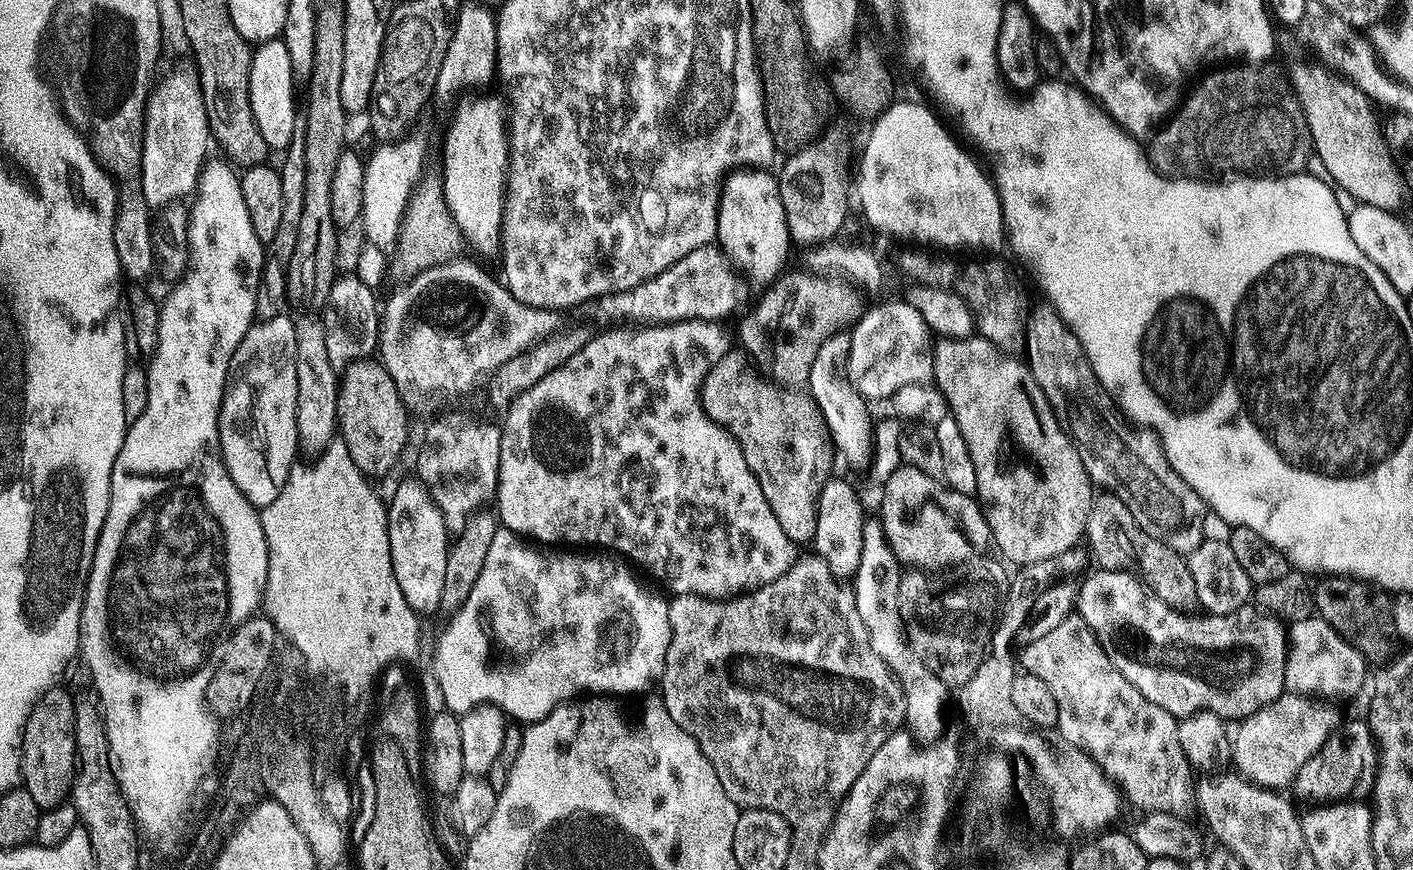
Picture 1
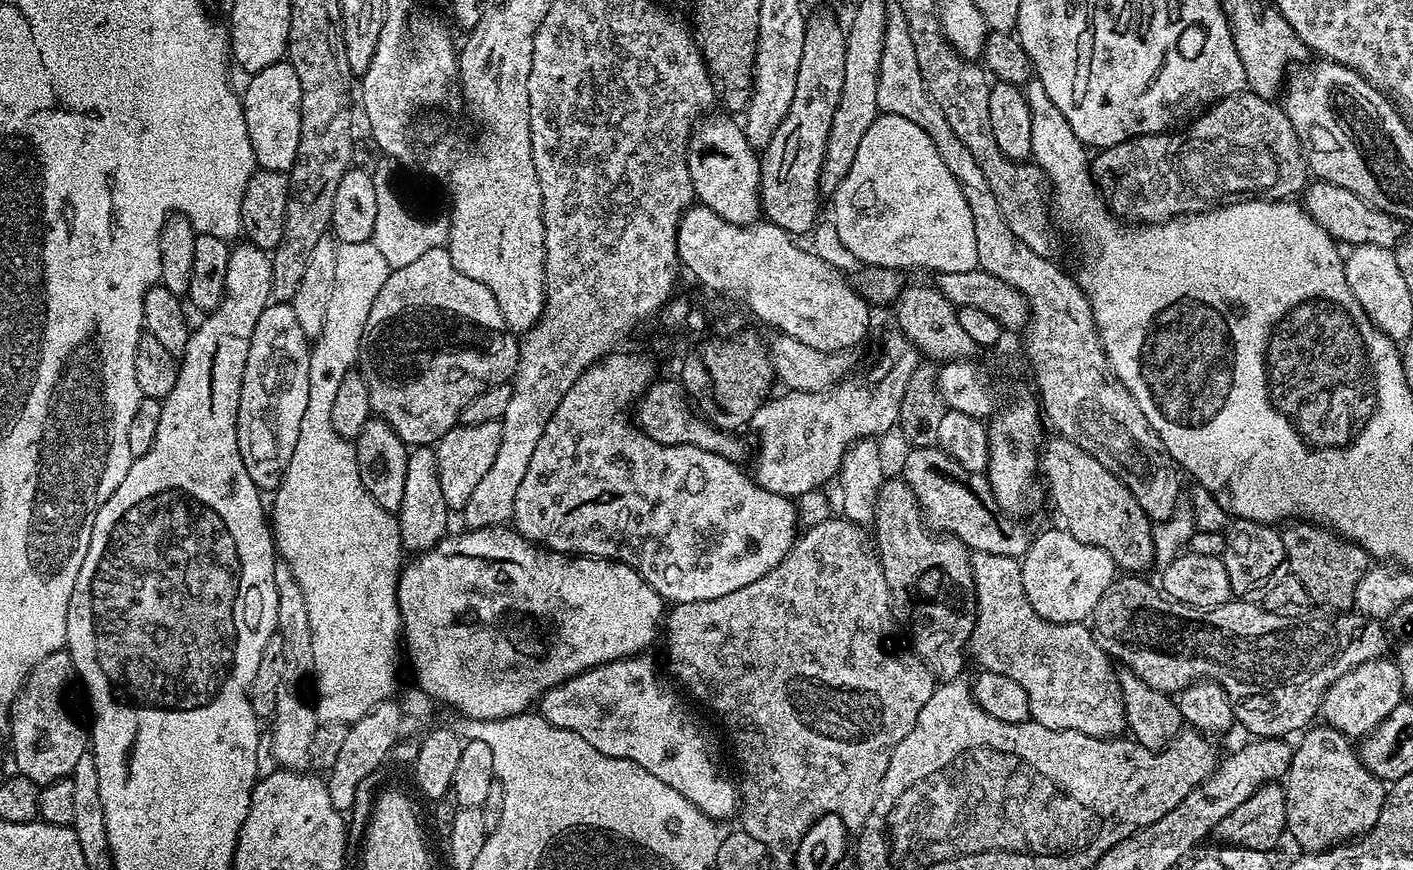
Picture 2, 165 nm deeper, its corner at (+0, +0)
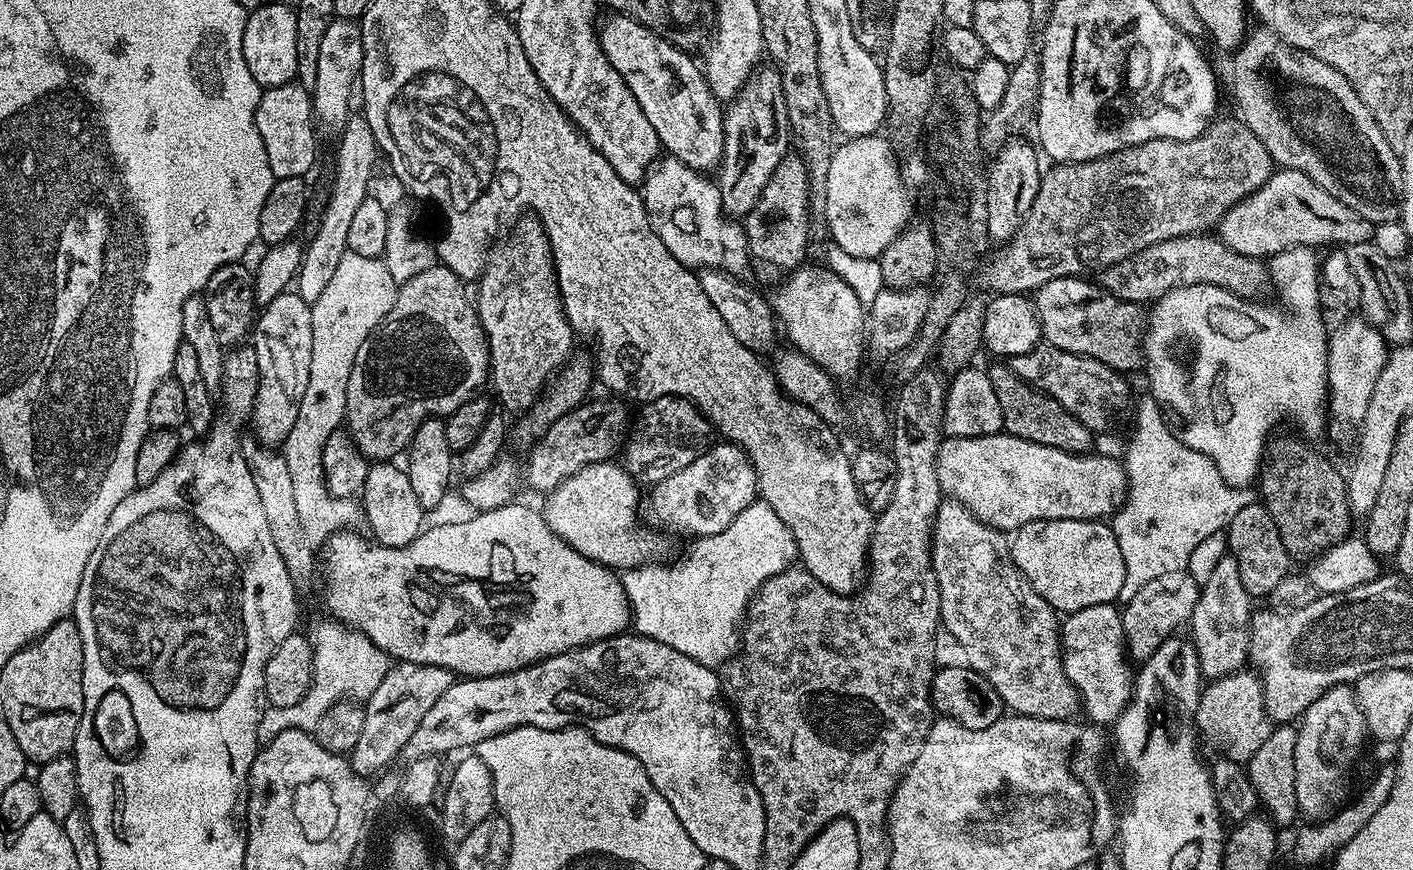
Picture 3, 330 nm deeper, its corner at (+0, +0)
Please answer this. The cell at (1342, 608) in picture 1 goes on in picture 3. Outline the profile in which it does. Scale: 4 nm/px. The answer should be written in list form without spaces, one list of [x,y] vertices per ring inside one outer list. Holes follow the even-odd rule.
[[[1276,434],[1269,439],[1262,457],[1262,467],[1258,473],[1261,496],[1259,499],[1270,514],[1270,518],[1274,518],[1274,526],[1278,526],[1278,534],[1282,534],[1282,546],[1286,546],[1289,557],[1315,558],[1321,552],[1327,552],[1335,544],[1340,543],[1351,533],[1348,531],[1352,528],[1354,518],[1349,511],[1345,477],[1336,473],[1335,466],[1326,457],[1319,456],[1310,445],[1303,444],[1308,442],[1299,435],[1296,436]]]

